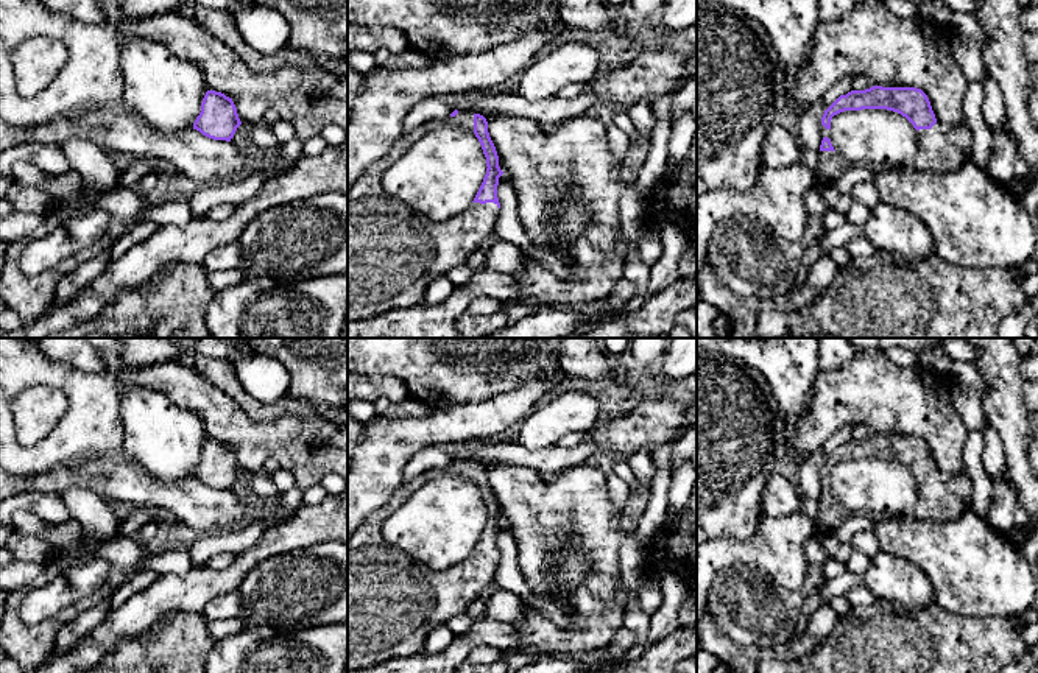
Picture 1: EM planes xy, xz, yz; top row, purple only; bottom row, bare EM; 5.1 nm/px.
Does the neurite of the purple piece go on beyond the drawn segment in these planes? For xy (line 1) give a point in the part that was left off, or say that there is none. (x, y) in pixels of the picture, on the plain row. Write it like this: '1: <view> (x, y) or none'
1: none

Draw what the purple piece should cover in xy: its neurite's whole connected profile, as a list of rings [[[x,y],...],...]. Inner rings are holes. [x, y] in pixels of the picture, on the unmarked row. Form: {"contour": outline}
{"contour": [[[207,439],[193,478],[209,488],[231,491],[240,474],[242,470],[232,447],[221,441]]]}

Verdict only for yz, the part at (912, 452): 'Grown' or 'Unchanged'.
Grown

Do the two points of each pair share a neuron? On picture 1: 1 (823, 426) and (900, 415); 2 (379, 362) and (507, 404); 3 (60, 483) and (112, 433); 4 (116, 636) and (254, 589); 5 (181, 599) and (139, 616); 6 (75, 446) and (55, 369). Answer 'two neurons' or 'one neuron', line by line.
1: one neuron
2: two neurons
3: two neurons
4: two neurons
5: one neuron
6: one neuron

